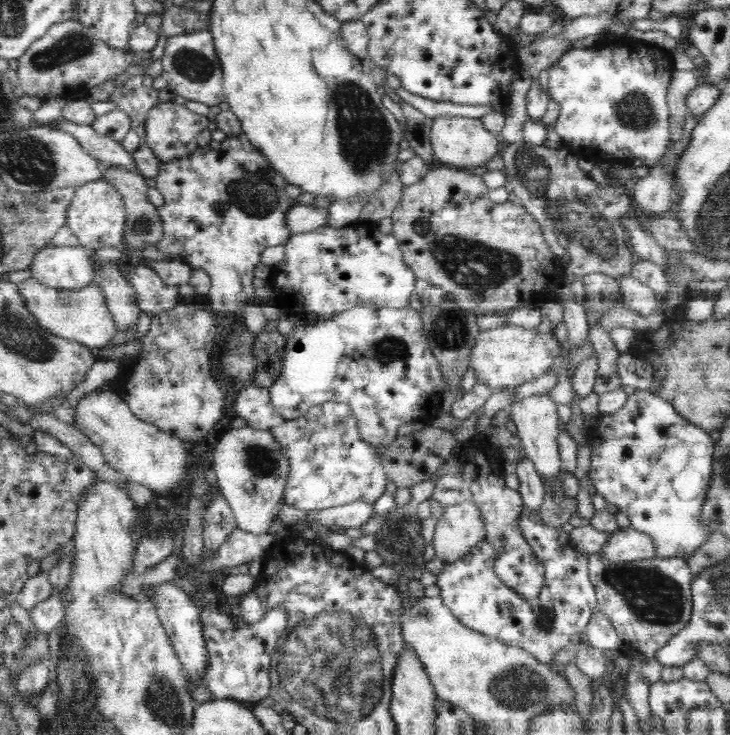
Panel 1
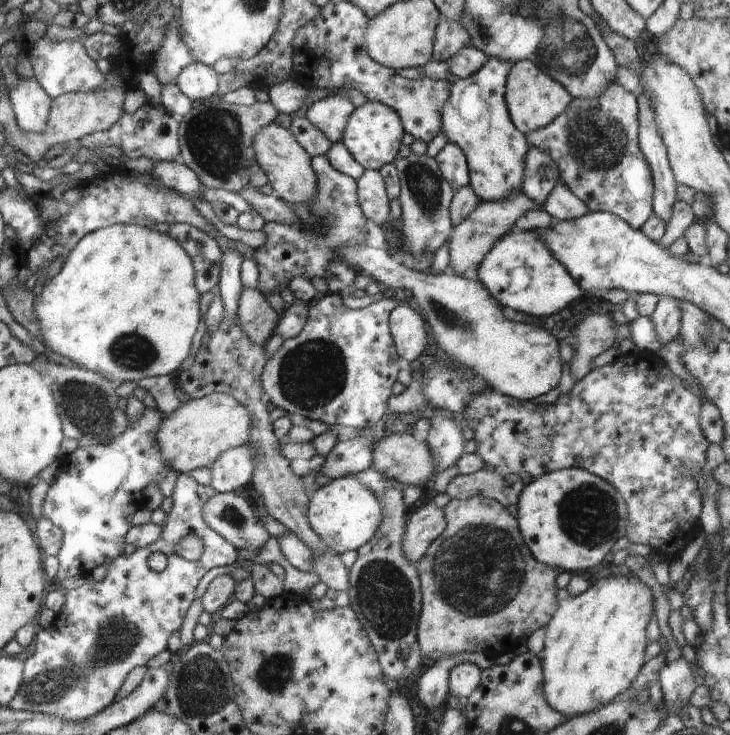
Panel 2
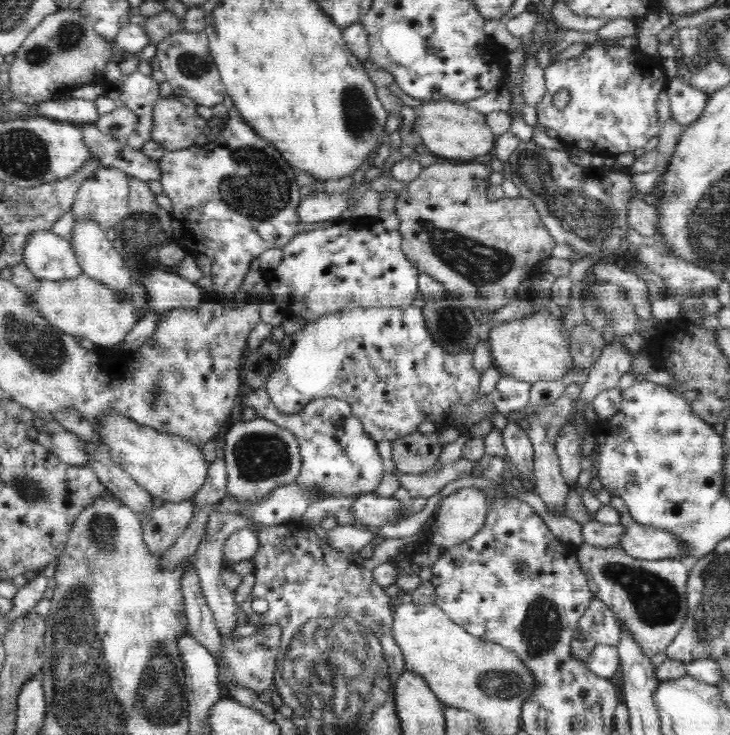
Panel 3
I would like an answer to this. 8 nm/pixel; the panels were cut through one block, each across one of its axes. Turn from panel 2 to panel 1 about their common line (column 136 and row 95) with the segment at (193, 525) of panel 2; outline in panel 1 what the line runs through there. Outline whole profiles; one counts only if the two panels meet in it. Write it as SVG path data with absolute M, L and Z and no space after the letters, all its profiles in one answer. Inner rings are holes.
M637 36L620 43L600 42L592 47L570 50L549 68L547 92L549 98L560 105L559 116L551 128L561 136L563 147L569 148L579 158L592 160L596 153L600 156L604 152L612 160L627 160L629 164L639 158L648 168L664 163L664 168L672 177L699 118L687 114L682 140L671 146L667 92L674 71L671 53L644 43Z

